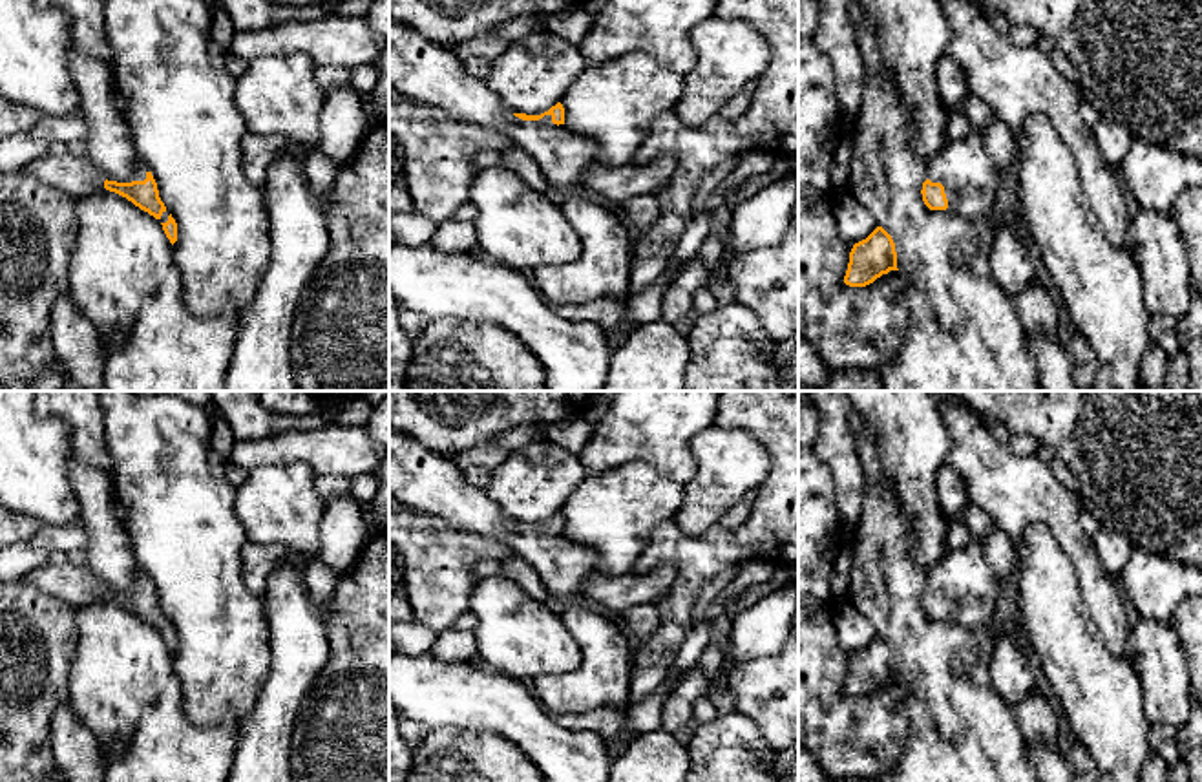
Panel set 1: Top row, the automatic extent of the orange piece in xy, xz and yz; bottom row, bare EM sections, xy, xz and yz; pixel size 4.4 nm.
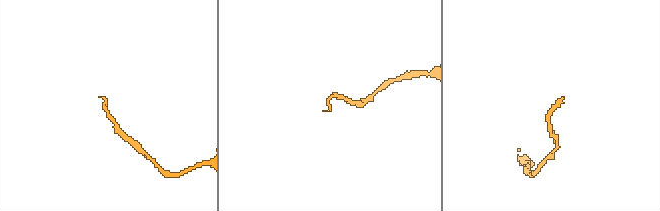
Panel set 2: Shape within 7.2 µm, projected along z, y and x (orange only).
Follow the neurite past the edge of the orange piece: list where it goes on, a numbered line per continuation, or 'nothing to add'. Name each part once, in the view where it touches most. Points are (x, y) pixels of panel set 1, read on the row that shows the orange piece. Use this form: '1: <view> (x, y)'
1: xz (419, 70)

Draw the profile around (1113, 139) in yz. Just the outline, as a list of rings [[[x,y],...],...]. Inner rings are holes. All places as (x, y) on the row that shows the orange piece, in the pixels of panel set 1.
[[[1102,119],[1092,133],[1105,164],[1116,170],[1131,146],[1131,132],[1120,122]]]

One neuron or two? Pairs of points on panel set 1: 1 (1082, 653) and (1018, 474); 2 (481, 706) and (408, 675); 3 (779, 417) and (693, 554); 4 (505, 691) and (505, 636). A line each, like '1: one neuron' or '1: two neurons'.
1: two neurons
2: one neuron
3: one neuron
4: two neurons

